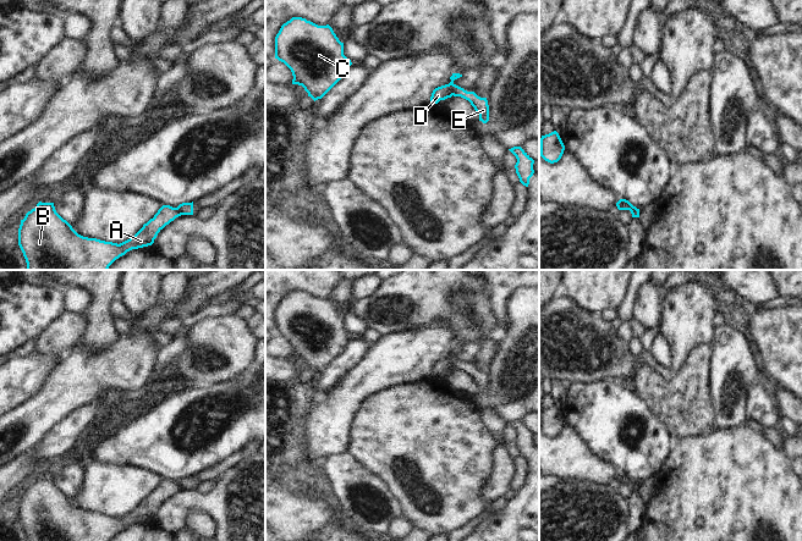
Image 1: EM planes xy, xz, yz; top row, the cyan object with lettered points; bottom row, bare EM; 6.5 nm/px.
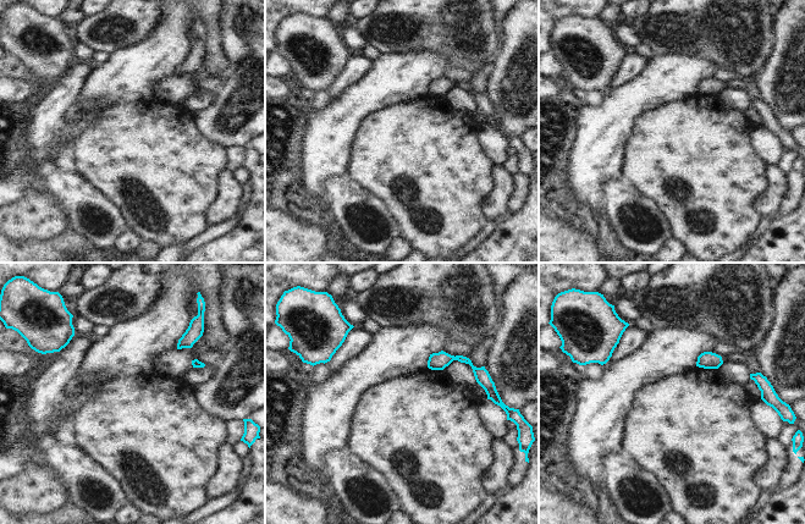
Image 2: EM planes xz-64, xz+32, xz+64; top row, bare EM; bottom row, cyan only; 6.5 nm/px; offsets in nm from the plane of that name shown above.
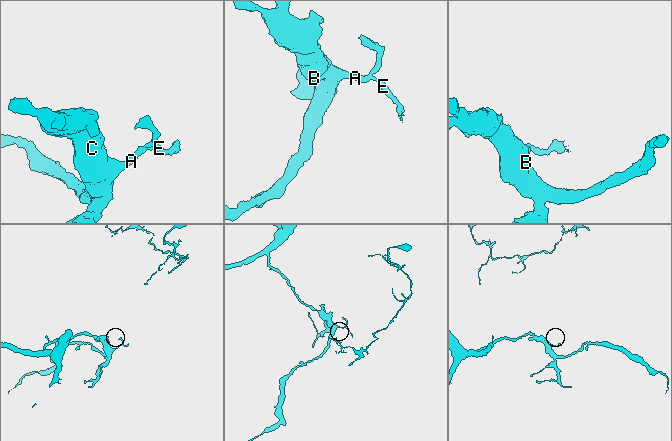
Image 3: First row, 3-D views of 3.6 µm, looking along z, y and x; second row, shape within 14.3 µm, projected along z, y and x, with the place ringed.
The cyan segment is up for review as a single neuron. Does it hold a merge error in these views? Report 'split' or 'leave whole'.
split

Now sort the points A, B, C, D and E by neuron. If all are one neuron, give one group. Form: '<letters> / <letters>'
A B C D / E

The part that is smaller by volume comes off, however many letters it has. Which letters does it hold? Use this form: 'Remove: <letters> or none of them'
Remove: E

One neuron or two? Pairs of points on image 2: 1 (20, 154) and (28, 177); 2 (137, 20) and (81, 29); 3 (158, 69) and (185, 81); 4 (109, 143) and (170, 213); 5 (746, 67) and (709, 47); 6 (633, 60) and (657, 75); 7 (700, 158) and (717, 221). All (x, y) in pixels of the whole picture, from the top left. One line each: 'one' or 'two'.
1: two
2: one
3: two
4: one
5: one
6: two
7: one

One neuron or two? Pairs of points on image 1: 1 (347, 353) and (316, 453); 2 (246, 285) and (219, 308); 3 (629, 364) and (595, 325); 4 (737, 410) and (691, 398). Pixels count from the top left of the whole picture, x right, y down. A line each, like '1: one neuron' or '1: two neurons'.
1: two neurons
2: two neurons
3: one neuron
4: two neurons

